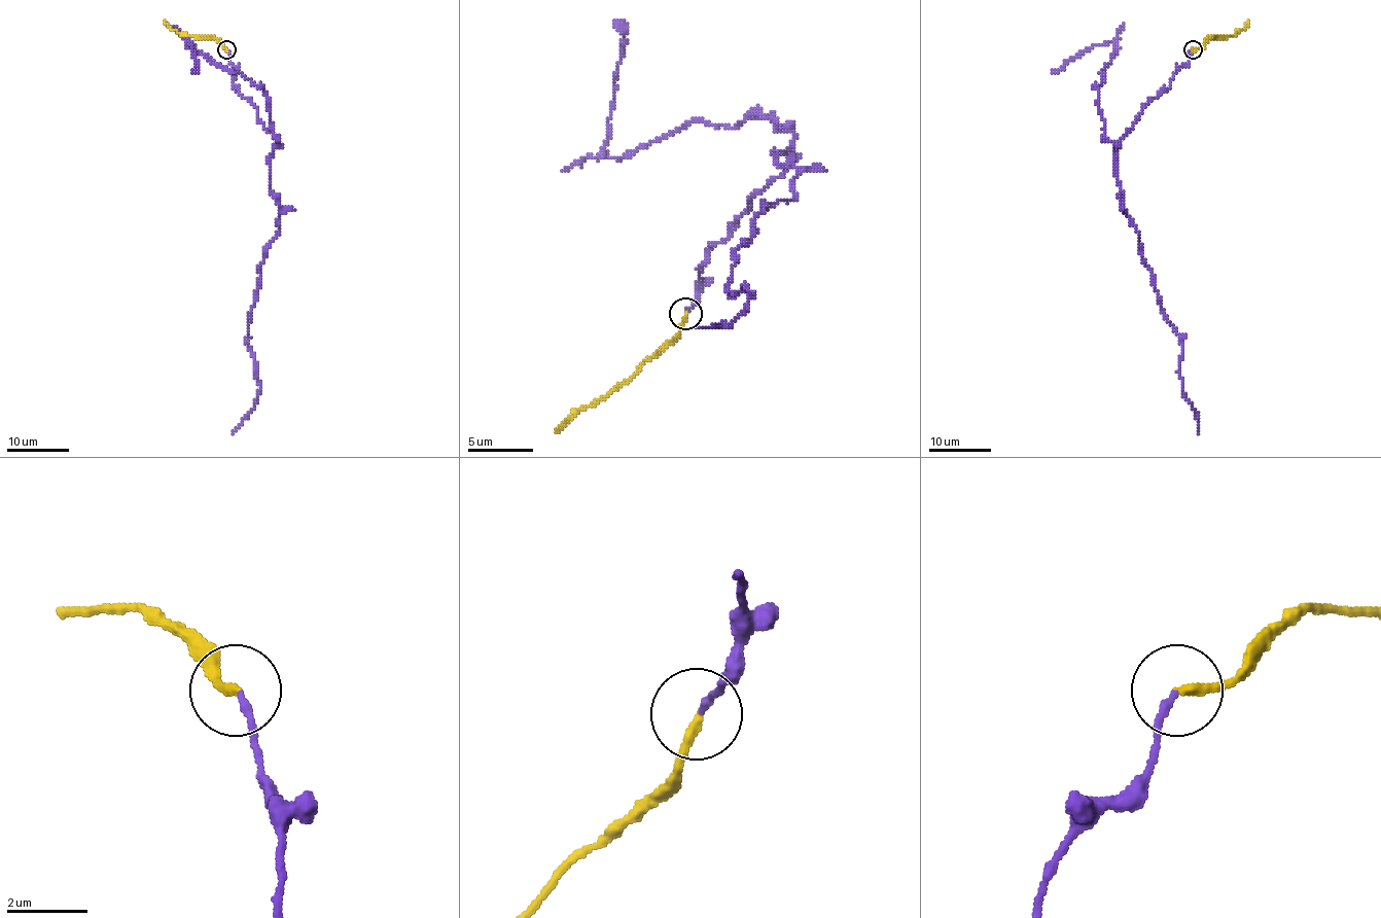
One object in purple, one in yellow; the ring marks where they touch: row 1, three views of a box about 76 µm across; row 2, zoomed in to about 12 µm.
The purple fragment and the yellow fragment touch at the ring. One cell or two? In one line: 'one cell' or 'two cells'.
one cell

